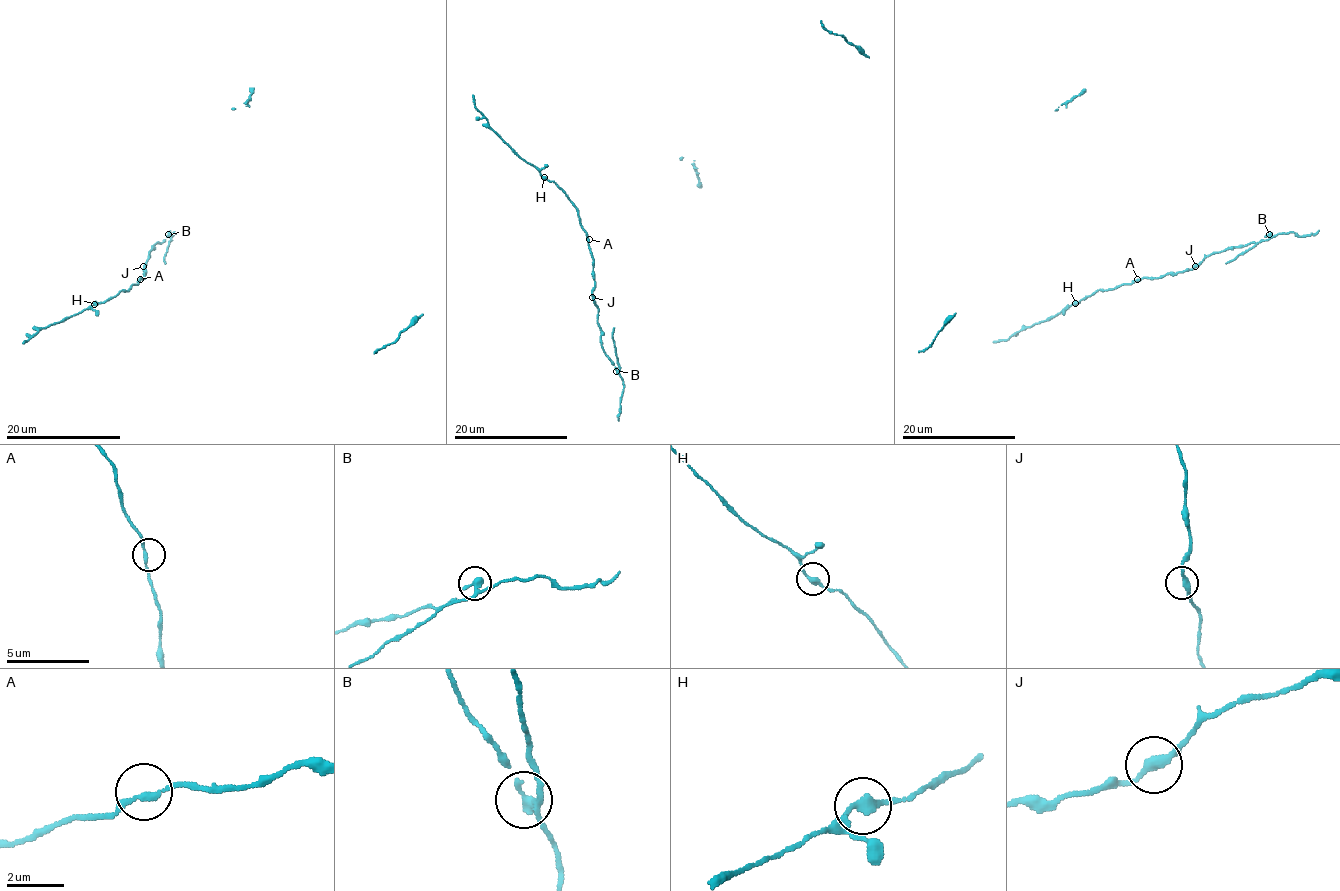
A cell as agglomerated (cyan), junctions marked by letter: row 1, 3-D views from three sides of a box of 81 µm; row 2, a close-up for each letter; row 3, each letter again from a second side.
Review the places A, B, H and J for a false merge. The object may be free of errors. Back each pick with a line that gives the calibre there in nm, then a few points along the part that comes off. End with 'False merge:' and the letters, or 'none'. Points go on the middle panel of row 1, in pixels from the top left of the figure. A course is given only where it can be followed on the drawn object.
B: calibre 320 nm; course (616, 371), (619, 363), (612, 336), (614, 327)
False merge: B

